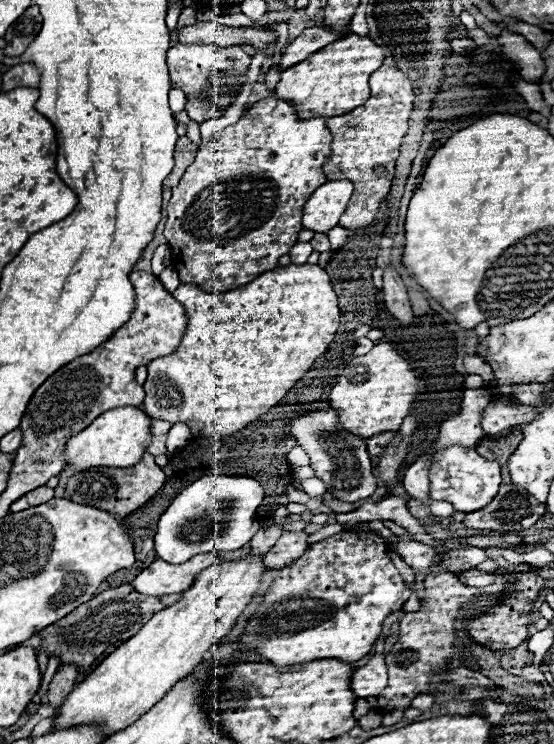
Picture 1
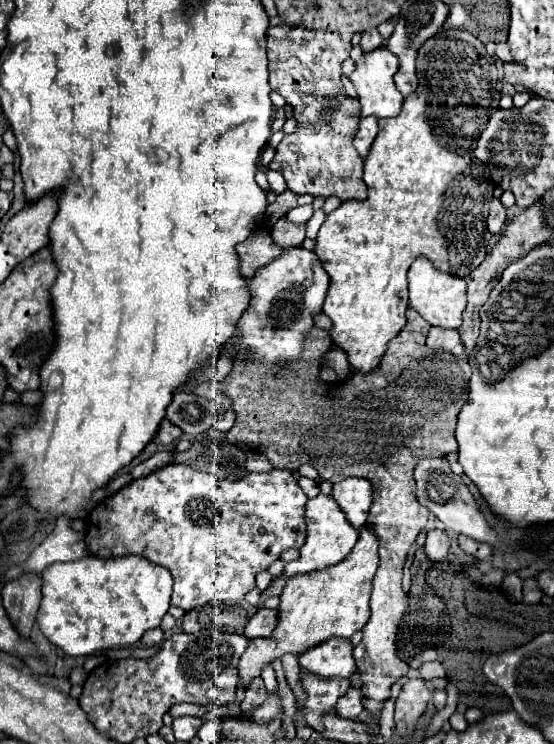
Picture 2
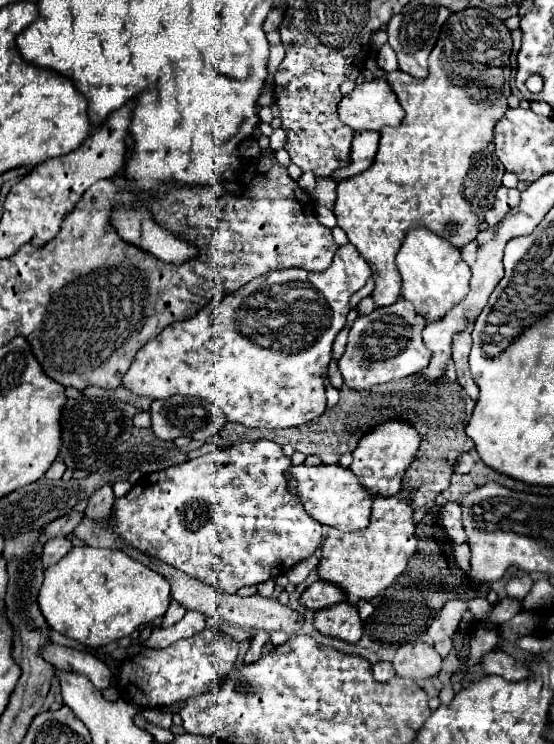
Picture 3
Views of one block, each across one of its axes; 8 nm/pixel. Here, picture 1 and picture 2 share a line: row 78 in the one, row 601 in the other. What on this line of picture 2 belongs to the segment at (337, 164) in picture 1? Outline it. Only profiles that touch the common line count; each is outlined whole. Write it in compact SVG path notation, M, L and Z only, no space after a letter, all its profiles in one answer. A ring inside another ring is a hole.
M406 310L406 326L402 332L388 344L388 352L380 362L380 368L374 374L352 374L346 382L336 384L334 388L316 390L318 388L318 372L321 360L332 347L332 341L326 330L312 328L306 334L300 360L290 366L274 366L258 364L250 358L244 358L244 350L238 354L240 360L234 360L232 372L224 380L224 394L232 398L232 406L236 410L236 424L226 434L228 442L246 440L252 448L264 454L274 468L296 472L300 464L312 464L320 480L336 482L350 476L366 478L372 484L374 500L368 516L368 528L376 534L380 548L380 566L374 576L374 590L370 598L372 616L362 630L362 642L354 648L354 660L362 678L362 698L364 708L370 716L380 714L386 700L392 698L392 686L408 674L408 664L396 652L396 630L398 624L408 610L408 594L402 590L402 568L408 558L410 546L416 542L418 534L426 528L430 518L428 508L420 506L416 500L416 486L412 480L412 468L420 456L446 456L448 452L458 450L458 442L454 438L456 418L462 404L468 398L468 380L470 366L464 356L452 356L446 352L432 352L426 348L426 334L430 324L422 320L422 316L414 310Z

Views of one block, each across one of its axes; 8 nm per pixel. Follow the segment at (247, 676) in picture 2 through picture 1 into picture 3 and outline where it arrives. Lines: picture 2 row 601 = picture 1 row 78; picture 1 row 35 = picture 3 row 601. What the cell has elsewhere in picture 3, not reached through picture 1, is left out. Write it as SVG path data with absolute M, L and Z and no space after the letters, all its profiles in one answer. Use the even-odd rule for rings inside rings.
M400 490L396 496L376 496L372 504L370 526L360 532L340 532L330 528L322 544L322 560L318 574L326 582L334 582L344 588L348 602L370 600L384 588L388 588L404 570L408 560L414 556L418 546L416 524L412 522L412 492Z

